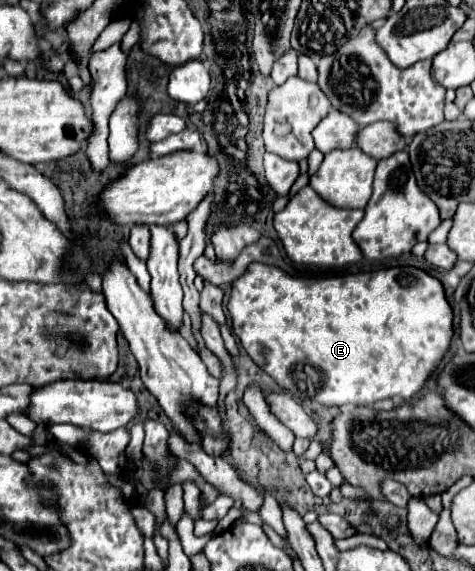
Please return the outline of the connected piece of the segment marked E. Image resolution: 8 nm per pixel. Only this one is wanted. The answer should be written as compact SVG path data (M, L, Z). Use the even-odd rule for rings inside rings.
M252 263L248 271L232 283L228 311L240 345L256 365L296 399L310 397L328 407L374 405L394 395L412 399L428 381L430 355L436 355L436 361L440 361L454 337L454 313L446 299L444 285L416 267L390 267L314 279L292 277L274 265ZM418 347L422 347L422 365L416 357Z

